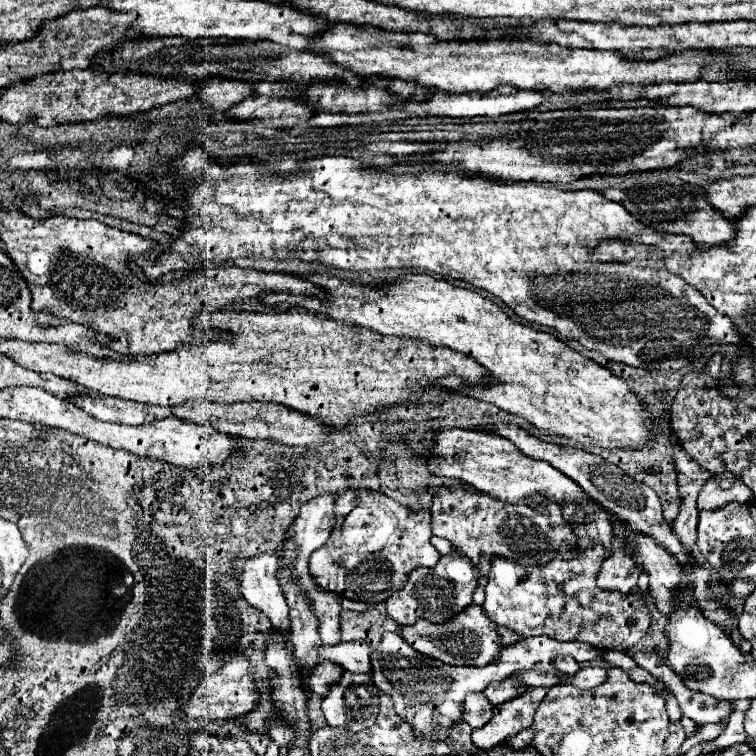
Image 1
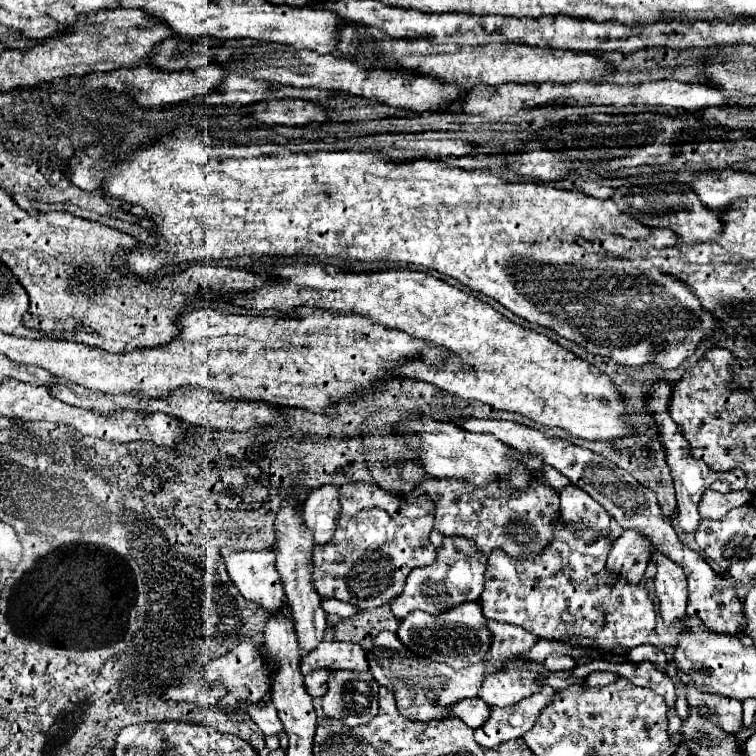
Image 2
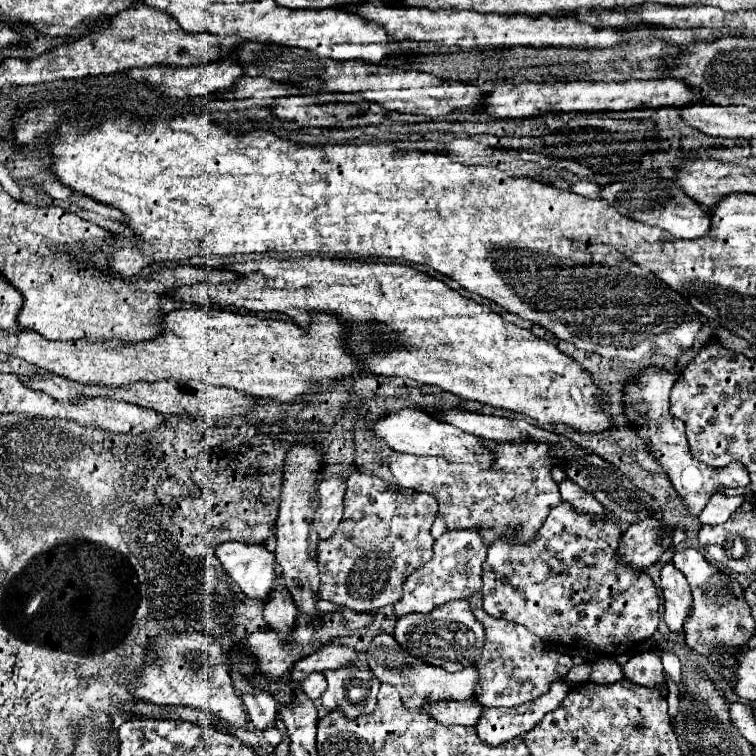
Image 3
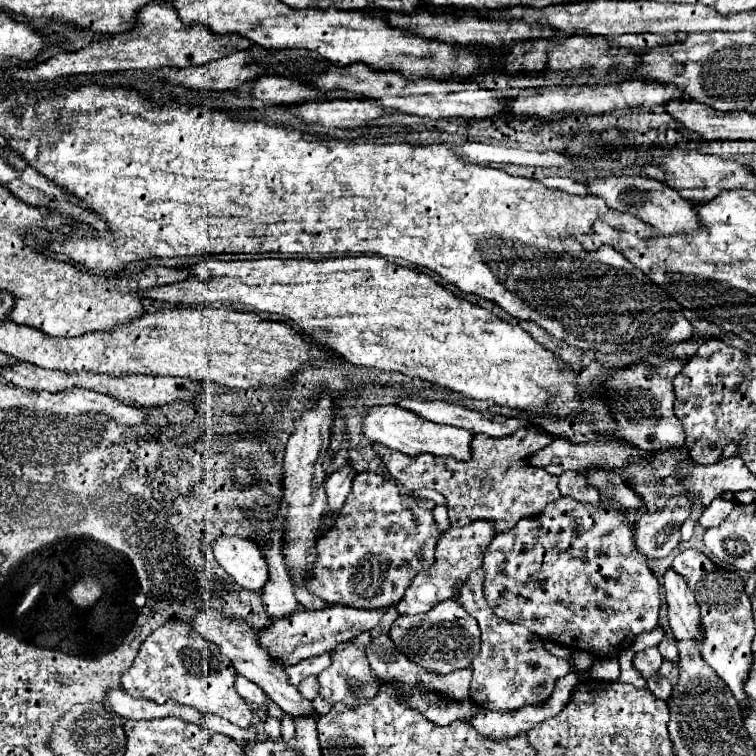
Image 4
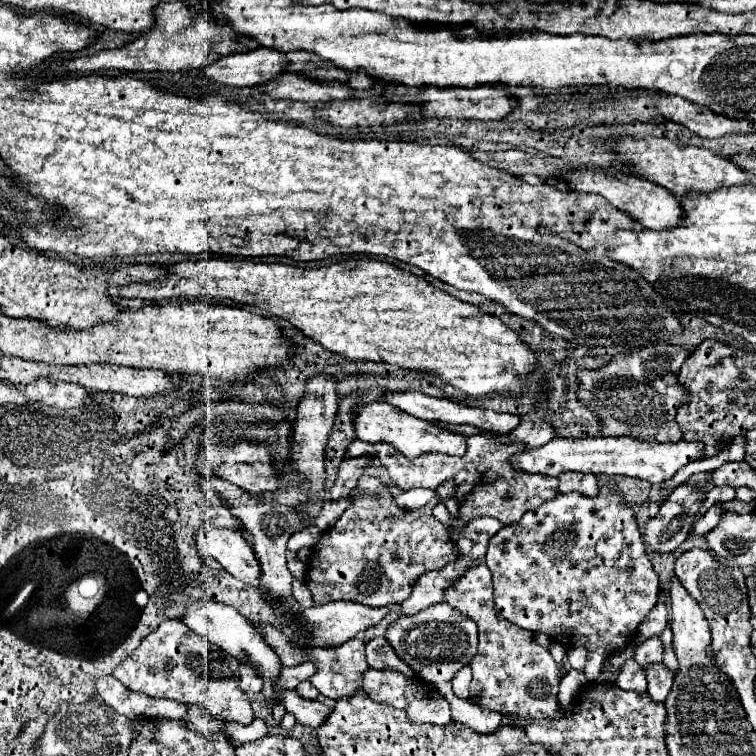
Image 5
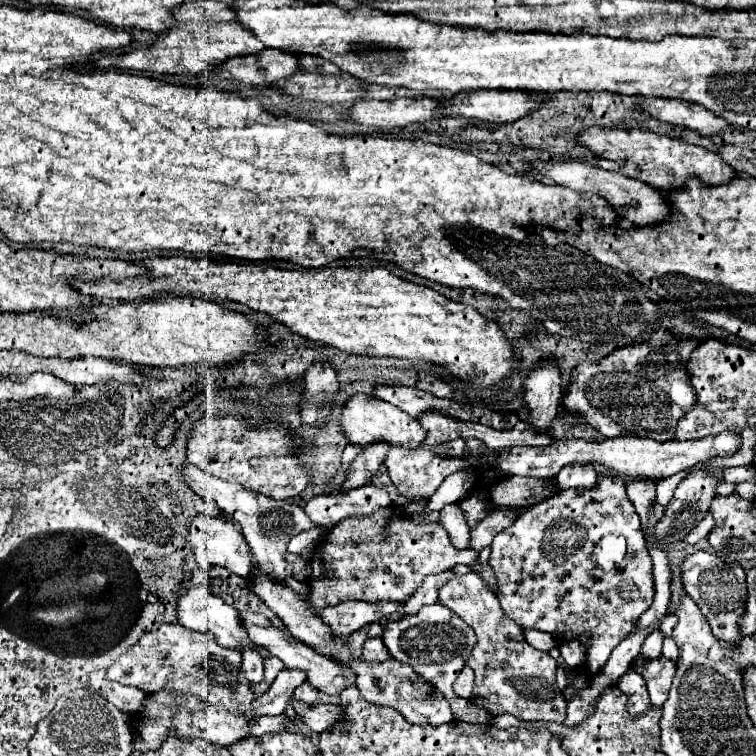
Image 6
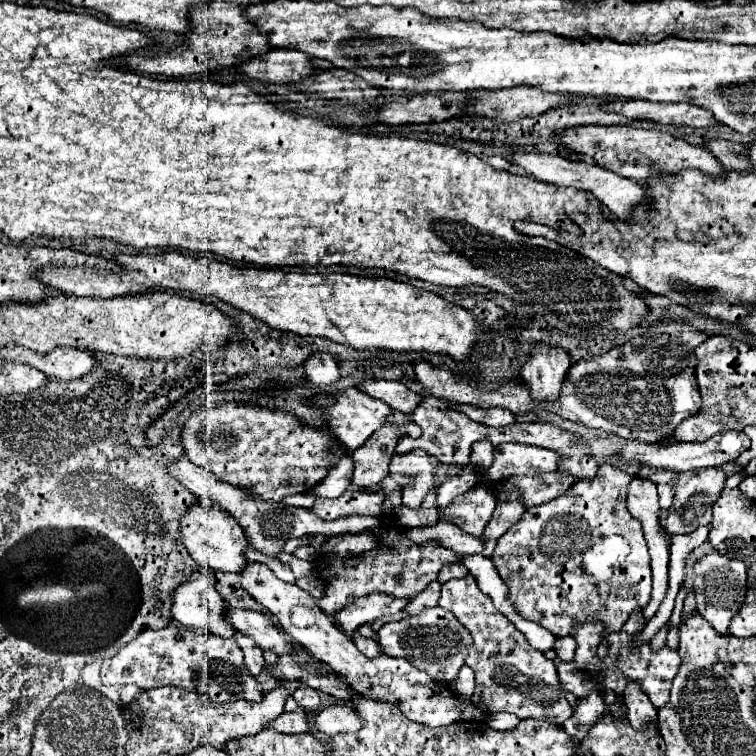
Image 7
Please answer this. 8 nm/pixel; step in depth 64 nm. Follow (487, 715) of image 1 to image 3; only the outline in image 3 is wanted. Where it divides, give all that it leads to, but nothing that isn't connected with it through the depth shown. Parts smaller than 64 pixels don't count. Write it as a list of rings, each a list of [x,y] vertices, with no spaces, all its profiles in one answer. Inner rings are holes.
[[[474,698],[464,700],[464,702],[454,702],[454,700],[440,700],[440,702],[430,702],[424,706],[424,710],[440,724],[462,724],[462,726],[476,726],[482,706],[476,704]]]

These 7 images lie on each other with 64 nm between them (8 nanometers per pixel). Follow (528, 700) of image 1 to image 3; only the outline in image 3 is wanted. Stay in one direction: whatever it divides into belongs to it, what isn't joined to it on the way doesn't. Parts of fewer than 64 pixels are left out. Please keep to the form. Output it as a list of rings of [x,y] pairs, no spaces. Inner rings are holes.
[[[566,680],[553,683],[552,688],[540,696],[540,700],[532,700],[520,708],[484,708],[482,718],[476,724],[480,740],[498,746],[534,728],[548,712],[556,710],[570,692],[570,684]]]

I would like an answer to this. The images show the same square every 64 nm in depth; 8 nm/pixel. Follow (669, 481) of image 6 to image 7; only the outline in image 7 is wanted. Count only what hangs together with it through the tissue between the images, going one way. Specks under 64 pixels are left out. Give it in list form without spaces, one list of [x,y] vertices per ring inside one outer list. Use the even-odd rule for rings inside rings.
[[[658,484],[658,496],[660,496],[660,506],[664,510],[668,510],[672,506],[672,498],[674,498],[674,488],[670,484]]]

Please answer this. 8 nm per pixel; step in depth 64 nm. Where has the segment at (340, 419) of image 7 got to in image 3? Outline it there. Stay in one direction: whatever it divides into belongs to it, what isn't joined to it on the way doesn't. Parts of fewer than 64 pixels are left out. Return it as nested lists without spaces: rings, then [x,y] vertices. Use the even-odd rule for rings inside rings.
[[[404,408],[398,412],[390,412],[374,422],[374,436],[382,438],[392,450],[418,454],[418,456],[442,456],[448,462],[456,464],[492,464],[492,452],[480,444],[478,436],[472,436],[452,424],[436,422],[430,414],[420,408]]]

